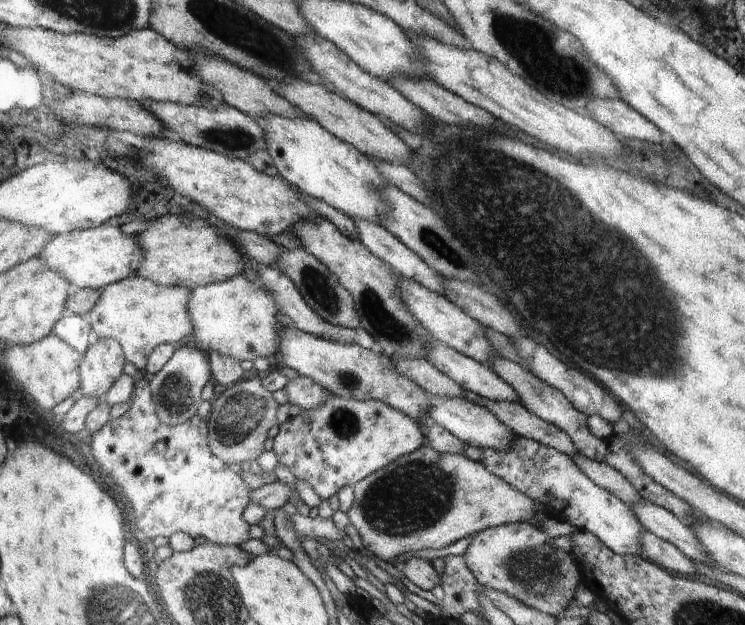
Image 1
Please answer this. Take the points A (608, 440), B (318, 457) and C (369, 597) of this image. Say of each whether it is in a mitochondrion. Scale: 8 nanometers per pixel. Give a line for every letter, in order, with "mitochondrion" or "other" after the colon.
A: other
B: other
C: other

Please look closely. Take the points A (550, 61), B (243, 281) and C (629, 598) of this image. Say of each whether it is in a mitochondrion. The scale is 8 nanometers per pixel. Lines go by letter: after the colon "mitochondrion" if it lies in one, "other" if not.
A: mitochondrion
B: other
C: other

